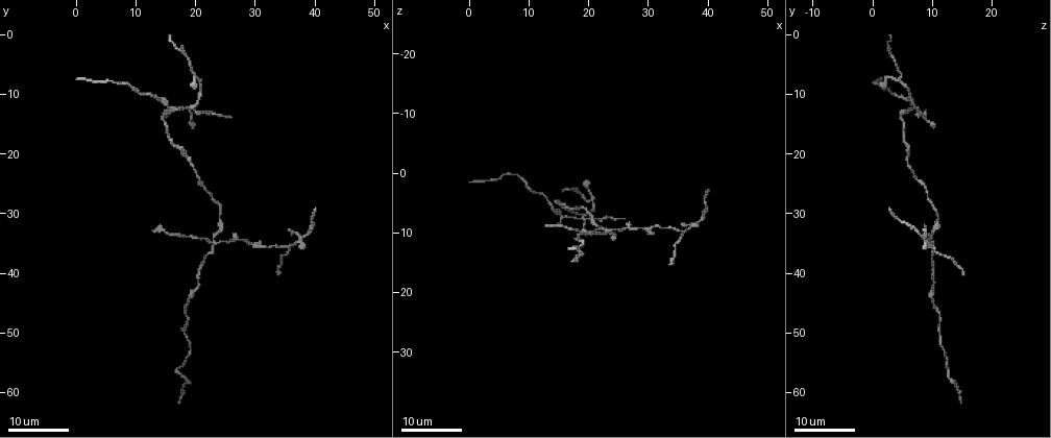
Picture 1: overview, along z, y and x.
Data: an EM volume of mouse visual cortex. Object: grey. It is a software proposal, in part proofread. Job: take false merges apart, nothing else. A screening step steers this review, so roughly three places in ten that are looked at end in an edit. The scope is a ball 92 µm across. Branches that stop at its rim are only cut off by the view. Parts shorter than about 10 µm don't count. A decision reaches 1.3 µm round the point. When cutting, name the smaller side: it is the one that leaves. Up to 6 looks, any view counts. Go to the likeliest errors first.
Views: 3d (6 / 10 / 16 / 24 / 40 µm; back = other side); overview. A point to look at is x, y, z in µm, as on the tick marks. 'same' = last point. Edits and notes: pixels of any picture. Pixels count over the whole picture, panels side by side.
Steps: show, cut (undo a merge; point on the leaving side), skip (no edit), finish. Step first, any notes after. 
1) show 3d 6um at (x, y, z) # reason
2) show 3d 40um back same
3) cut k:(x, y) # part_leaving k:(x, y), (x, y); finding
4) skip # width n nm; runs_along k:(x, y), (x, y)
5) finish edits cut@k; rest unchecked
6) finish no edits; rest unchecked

show 3d 16um at (19.5, 12.5, 7.5) # looks like a crossing

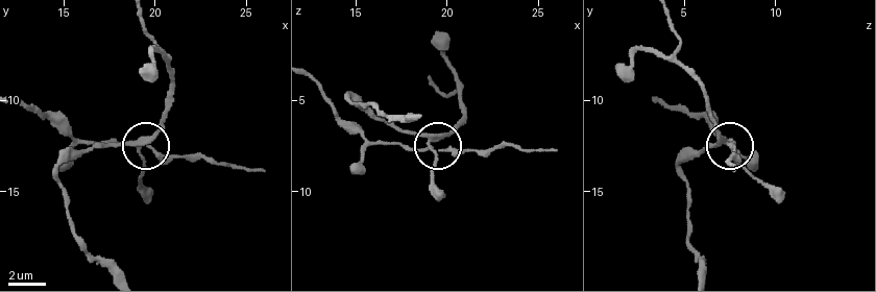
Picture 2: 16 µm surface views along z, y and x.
show 3d 10um at (19.2, 12.4, 7.4) # zoom in

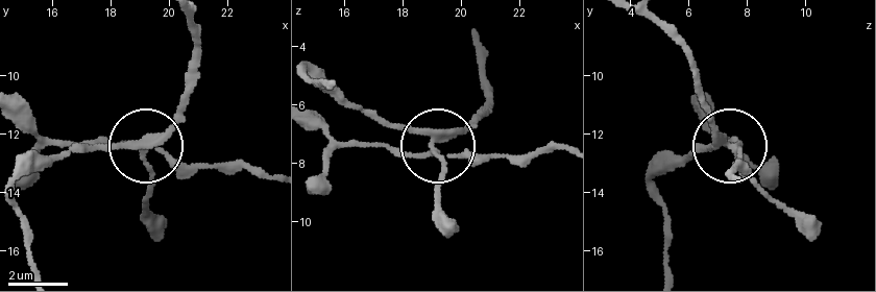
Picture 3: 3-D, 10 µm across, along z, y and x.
show 3d 6um at (19.2, 12.3, 7.3)

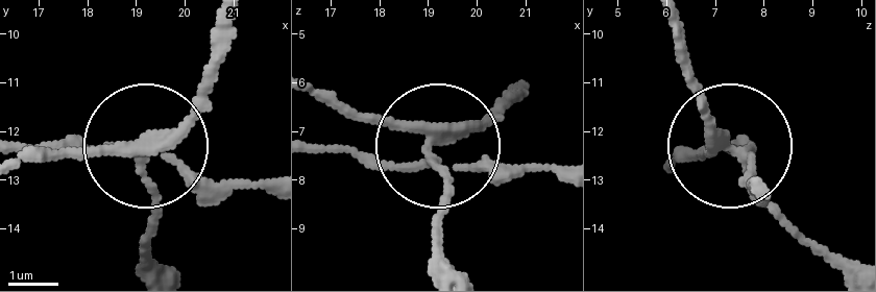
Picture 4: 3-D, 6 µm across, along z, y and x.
cut 4:(385, 167) # side_arm 17 um; part_leaving 4:(445, 139), (400, 164), (313, 151); a second neuron is stuck on

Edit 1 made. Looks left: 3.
show overview

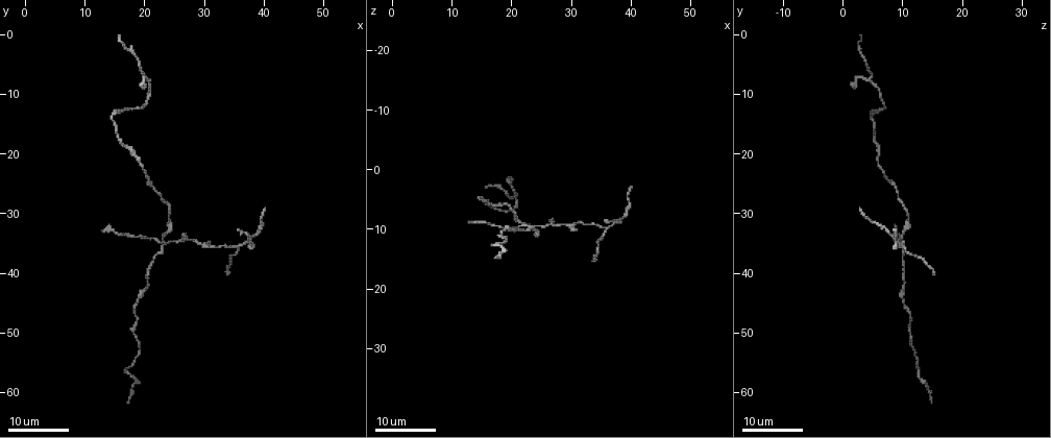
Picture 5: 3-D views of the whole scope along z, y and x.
show 3d 24um at (23.5, 35.0, 9.5) # looks like a crossing

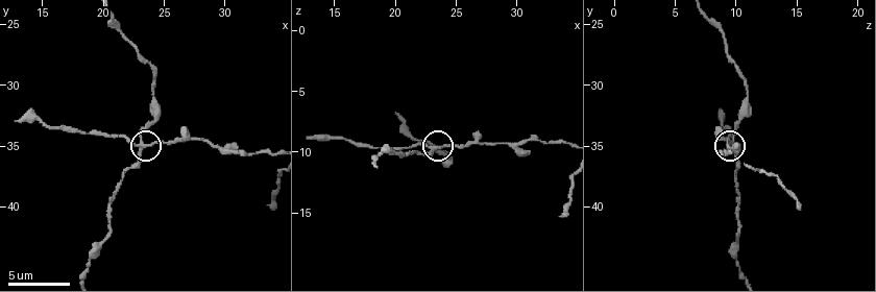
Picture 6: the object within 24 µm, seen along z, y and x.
show 3d 10um at (23.2, 35.0, 9.6)

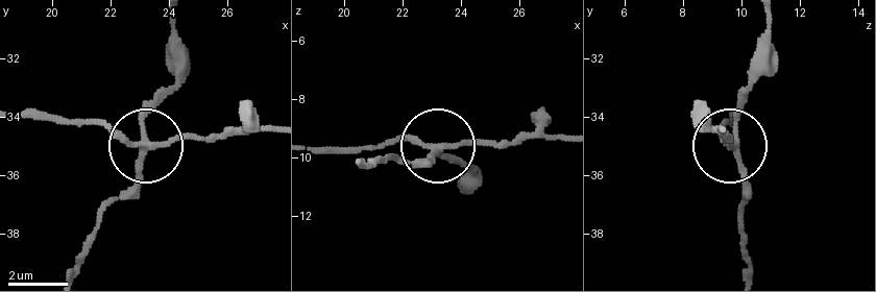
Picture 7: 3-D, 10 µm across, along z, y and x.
cut 7:(105, 123) # part_leaving 7:(151, 144), (268, 129); a second neuron is stuck on

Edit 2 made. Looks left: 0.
finish edits cut@4, cut@7; rest unchecked

